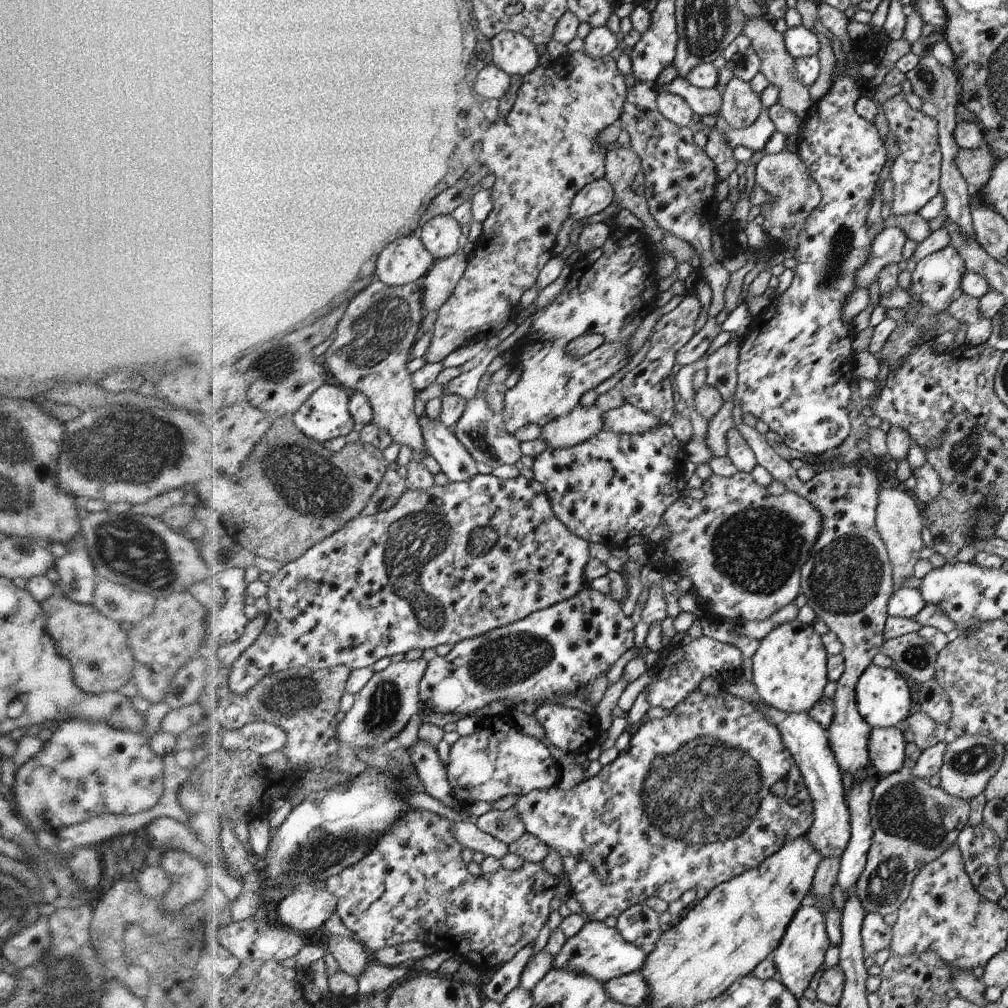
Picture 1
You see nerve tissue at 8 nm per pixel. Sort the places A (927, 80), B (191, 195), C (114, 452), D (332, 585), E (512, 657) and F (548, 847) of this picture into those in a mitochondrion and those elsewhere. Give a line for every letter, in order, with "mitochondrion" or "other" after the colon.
A: mitochondrion
B: other
C: mitochondrion
D: other
E: mitochondrion
F: other

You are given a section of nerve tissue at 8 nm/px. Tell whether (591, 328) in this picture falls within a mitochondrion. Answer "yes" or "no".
no

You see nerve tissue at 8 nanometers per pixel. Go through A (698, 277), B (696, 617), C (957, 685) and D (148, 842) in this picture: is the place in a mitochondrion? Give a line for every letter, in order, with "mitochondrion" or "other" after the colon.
A: other
B: other
C: mitochondrion
D: other

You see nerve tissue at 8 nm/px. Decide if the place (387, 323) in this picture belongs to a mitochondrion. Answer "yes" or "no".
yes

